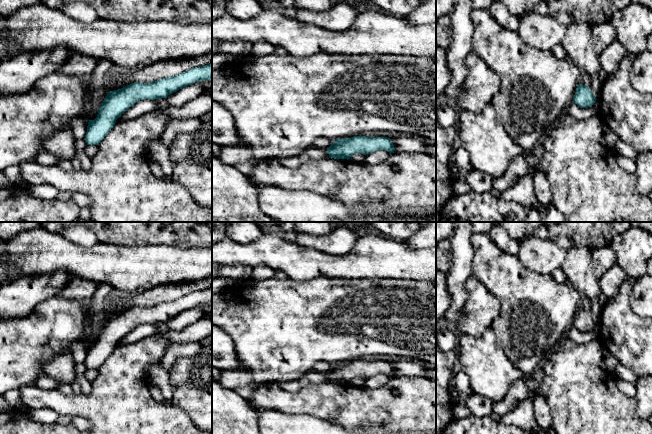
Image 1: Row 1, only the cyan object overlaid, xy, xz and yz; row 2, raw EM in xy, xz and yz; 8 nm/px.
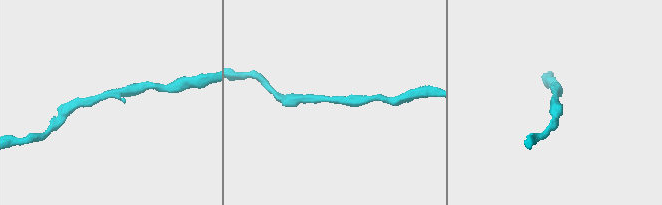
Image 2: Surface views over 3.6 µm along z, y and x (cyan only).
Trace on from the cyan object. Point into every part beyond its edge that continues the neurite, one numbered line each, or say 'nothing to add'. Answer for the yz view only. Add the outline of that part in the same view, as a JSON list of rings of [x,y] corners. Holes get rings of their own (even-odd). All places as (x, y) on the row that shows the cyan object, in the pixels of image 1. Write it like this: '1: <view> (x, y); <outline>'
nothing to add

